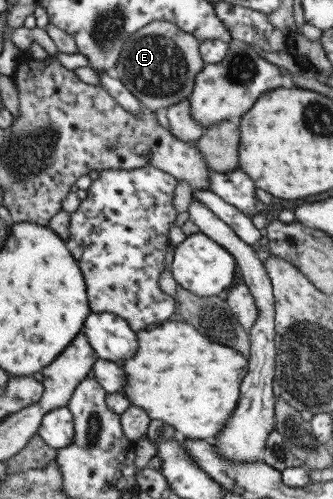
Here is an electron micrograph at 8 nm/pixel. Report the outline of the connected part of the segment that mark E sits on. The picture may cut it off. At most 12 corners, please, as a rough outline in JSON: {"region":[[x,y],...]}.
{"region":[[152,21],[124,40],[112,73],[142,108],[192,92],[199,42]]}

